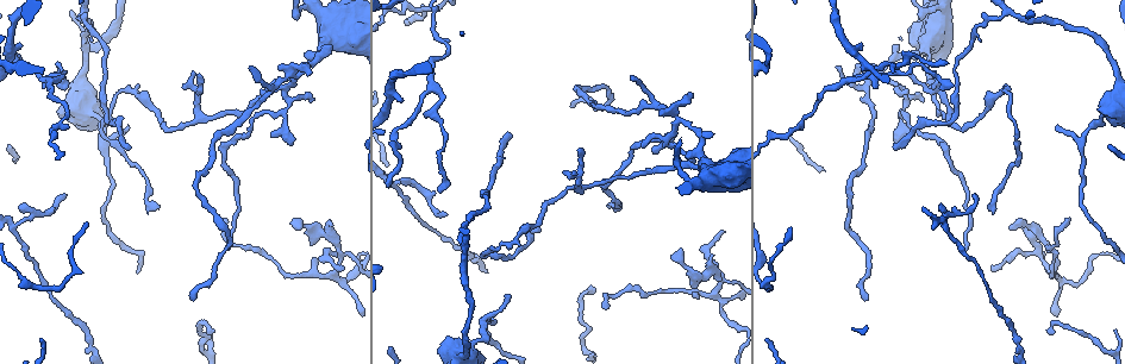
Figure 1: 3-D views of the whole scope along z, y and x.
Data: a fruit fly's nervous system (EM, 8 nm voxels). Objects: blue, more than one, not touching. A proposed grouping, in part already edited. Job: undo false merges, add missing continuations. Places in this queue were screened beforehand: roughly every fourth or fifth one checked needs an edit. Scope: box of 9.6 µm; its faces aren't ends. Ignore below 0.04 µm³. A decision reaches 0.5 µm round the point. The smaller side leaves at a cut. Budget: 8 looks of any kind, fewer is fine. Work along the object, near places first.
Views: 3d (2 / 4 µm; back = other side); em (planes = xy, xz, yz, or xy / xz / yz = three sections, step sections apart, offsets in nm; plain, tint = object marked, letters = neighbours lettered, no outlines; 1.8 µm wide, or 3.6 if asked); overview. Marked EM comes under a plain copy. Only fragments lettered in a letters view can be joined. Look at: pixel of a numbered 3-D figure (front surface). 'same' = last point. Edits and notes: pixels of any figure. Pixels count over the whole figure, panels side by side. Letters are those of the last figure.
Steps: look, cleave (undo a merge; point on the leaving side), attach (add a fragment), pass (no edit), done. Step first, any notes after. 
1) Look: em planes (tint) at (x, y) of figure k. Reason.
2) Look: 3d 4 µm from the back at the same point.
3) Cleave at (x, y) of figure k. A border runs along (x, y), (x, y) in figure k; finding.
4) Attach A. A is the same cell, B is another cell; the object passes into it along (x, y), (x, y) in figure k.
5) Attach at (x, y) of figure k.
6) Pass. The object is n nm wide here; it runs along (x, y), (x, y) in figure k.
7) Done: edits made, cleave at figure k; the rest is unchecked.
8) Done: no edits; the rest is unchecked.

Look: em planes (tint) at (465, 351) of figure 1. Thick turns thin.

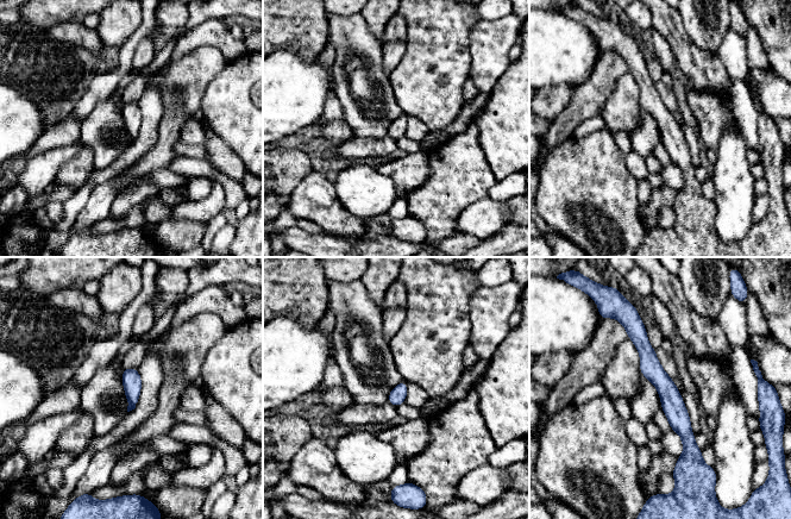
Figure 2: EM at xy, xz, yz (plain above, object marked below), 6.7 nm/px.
Look: em planes (letters) at the same point.

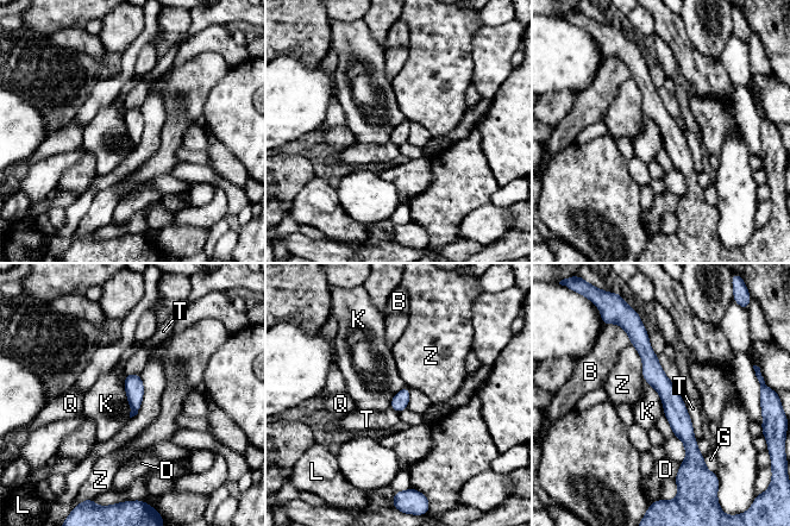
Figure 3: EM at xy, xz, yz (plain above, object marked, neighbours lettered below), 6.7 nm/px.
Pass. The longest contact is with T, 320 nm; B, D, G, K, L, Q, T and Z are other cells; a border runs along (644, 379), (659, 396), (664, 414) in figure 3; continuous, no second neuron.

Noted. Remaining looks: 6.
Look: em planes (letters) at (967, 248) of figure 1. End of a long branch.

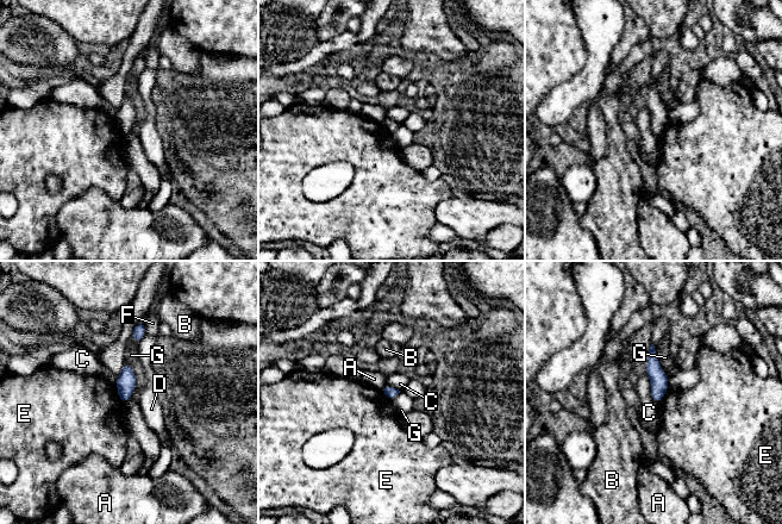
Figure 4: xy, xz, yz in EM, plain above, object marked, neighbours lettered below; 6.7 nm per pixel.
Pass. A, B, C, D, E, F and G are other cells; it runs along (652, 351), (657, 399) in figure 4; none of them fits.

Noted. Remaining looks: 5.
Look: em xz step 16 (letters) at (574, 104) of figure 1. Tapers out.

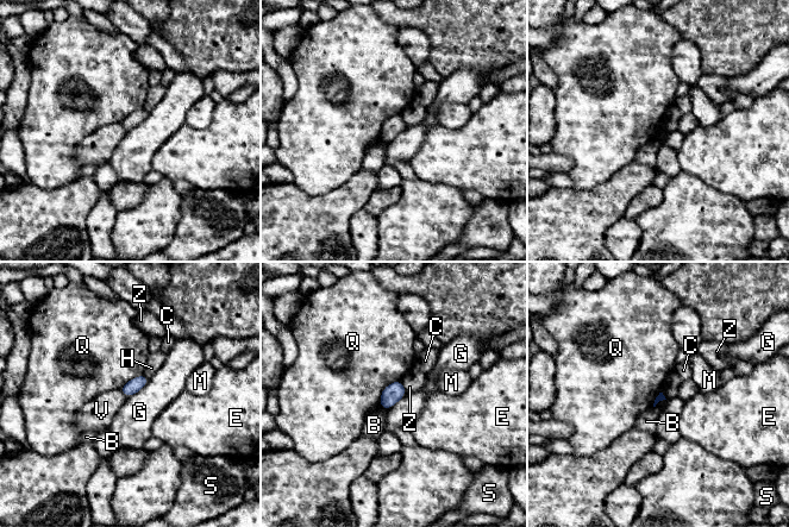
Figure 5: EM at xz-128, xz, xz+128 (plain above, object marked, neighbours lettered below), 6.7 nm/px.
Pass. B, C, E, G, H, M, Q, S, V and Z are other cells; none of them fits.

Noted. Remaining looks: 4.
Done: no edits; the rest is unchecked.

